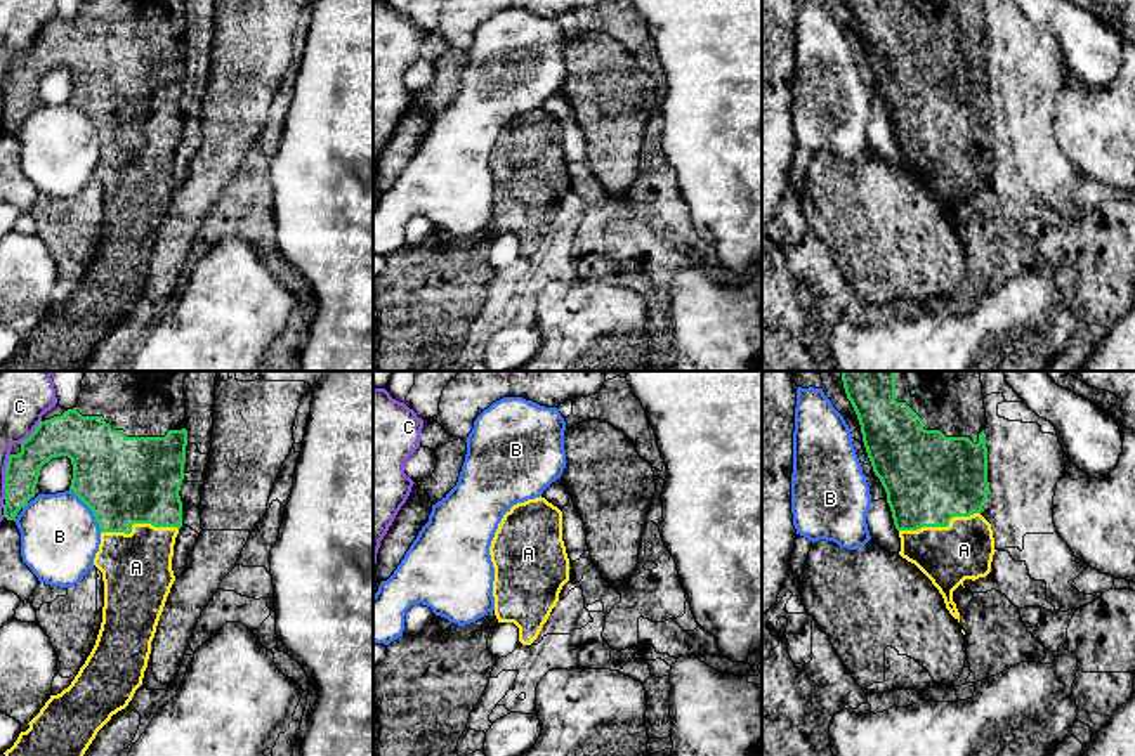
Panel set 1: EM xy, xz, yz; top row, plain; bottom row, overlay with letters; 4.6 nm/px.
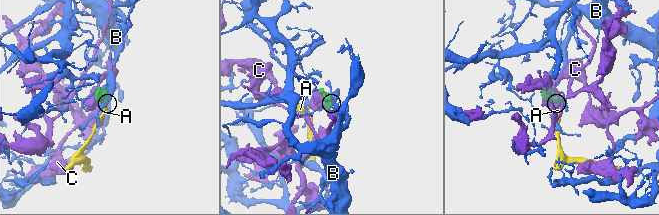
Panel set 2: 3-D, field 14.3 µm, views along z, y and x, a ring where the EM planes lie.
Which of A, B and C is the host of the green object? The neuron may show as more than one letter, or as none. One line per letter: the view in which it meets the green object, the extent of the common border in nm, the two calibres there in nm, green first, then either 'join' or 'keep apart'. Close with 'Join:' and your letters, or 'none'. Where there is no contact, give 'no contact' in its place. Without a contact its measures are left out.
A: contact in yz; length 380 nm; calibres 420 and 280 nm; join
B: contact in xy; length 240 nm; calibres 400 and 360 nm; keep apart
C: contact in xy; length 150 nm; calibres 220 and 260 nm; keep apart
Join: A

